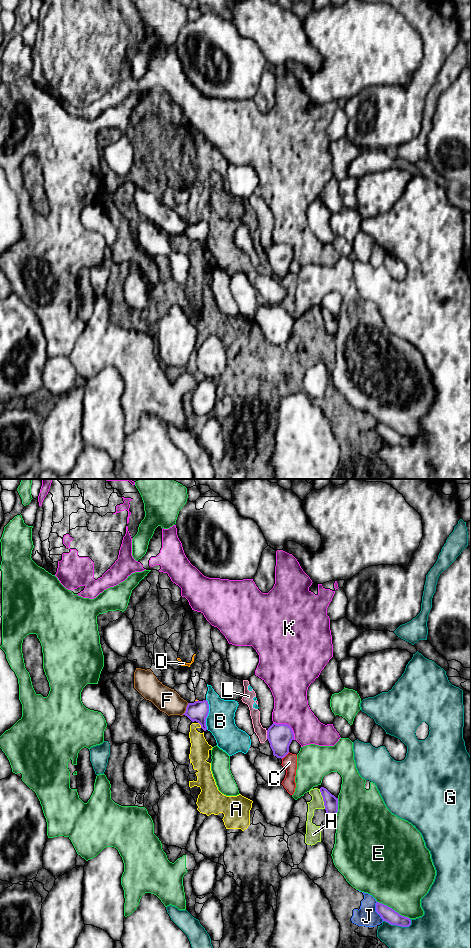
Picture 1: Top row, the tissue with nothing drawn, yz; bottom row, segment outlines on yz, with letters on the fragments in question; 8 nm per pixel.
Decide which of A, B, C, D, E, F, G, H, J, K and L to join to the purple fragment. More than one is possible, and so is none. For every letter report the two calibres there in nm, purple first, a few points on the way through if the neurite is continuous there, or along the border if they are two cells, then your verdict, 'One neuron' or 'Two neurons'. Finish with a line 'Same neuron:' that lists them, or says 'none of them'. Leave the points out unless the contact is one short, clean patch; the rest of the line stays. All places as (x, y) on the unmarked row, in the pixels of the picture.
A: Thickness 160 nm (purple) against 160 nm. Two neurons
B: Thickness 160 nm (purple) against 220 nm. Two neurons
C: Thickness 200 nm (purple) against 120 nm. Two neurons
D: Thickness 160 nm (purple) against 20 nm. Boundary: yz (198, 220), (195, 221). Two neurons
E: Thickness 120 nm (purple) against 460 nm. Two neurons
F: Thickness 160 nm (purple) against 200 nm. Two neurons
G: Thickness 120 nm (purple) against 400 nm. Two neurons
H: Thickness 110 nm (purple) against 100 nm. Two neurons
J: Thickness 120 nm (purple) against 160 nm. Boundary: yz (376, 422), (376, 432), (383, 440). Two neurons
K: Thickness 200 nm (purple) against 280 nm. Two neurons
L: Thickness 200 nm (purple) against 90 nm. Two neurons
Same neuron: none of them

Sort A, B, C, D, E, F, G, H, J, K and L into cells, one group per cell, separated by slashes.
A H J / B C D L / E / F / G / K

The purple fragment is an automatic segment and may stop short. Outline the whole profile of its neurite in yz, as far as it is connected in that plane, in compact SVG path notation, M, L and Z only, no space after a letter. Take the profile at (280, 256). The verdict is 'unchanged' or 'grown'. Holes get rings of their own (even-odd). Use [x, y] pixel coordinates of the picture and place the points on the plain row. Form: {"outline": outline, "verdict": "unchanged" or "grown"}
{"outline": "M273 243L267 250L267 259L273 275L282 279L289 273L289 266L294 260L294 253L287 244Z", "verdict": "unchanged"}

